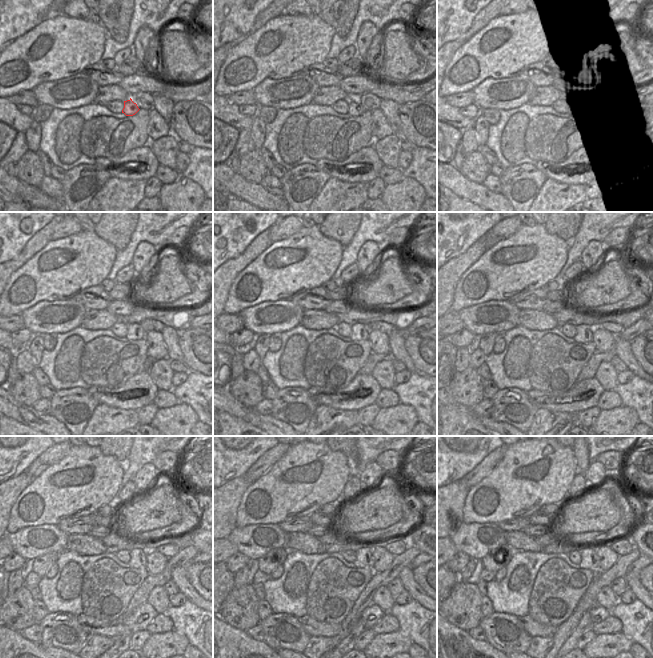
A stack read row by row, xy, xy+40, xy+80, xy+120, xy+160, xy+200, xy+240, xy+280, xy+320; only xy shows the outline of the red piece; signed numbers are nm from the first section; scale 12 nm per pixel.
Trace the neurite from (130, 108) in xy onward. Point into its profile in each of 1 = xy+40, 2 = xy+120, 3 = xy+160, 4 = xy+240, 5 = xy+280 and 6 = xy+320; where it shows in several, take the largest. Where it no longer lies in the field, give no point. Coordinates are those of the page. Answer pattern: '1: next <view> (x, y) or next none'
1: next xy+40 (355, 108)
2: next xy+120 (135, 332)
3: next xy+160 (360, 332)
4: next xy+240 (137, 556)
5: next xy+280 (364, 559)
6: next xy+320 (589, 560)

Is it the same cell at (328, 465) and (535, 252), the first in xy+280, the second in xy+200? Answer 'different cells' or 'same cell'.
same cell

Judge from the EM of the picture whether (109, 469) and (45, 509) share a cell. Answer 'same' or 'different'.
same

